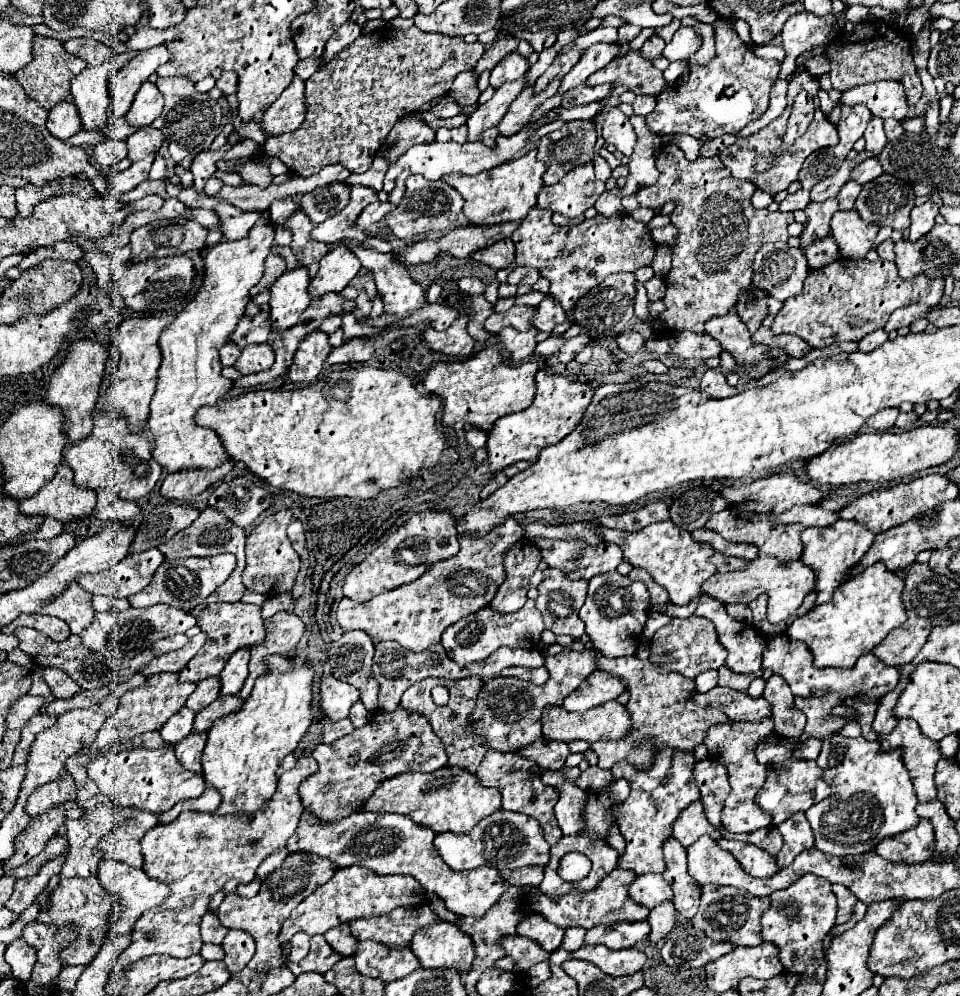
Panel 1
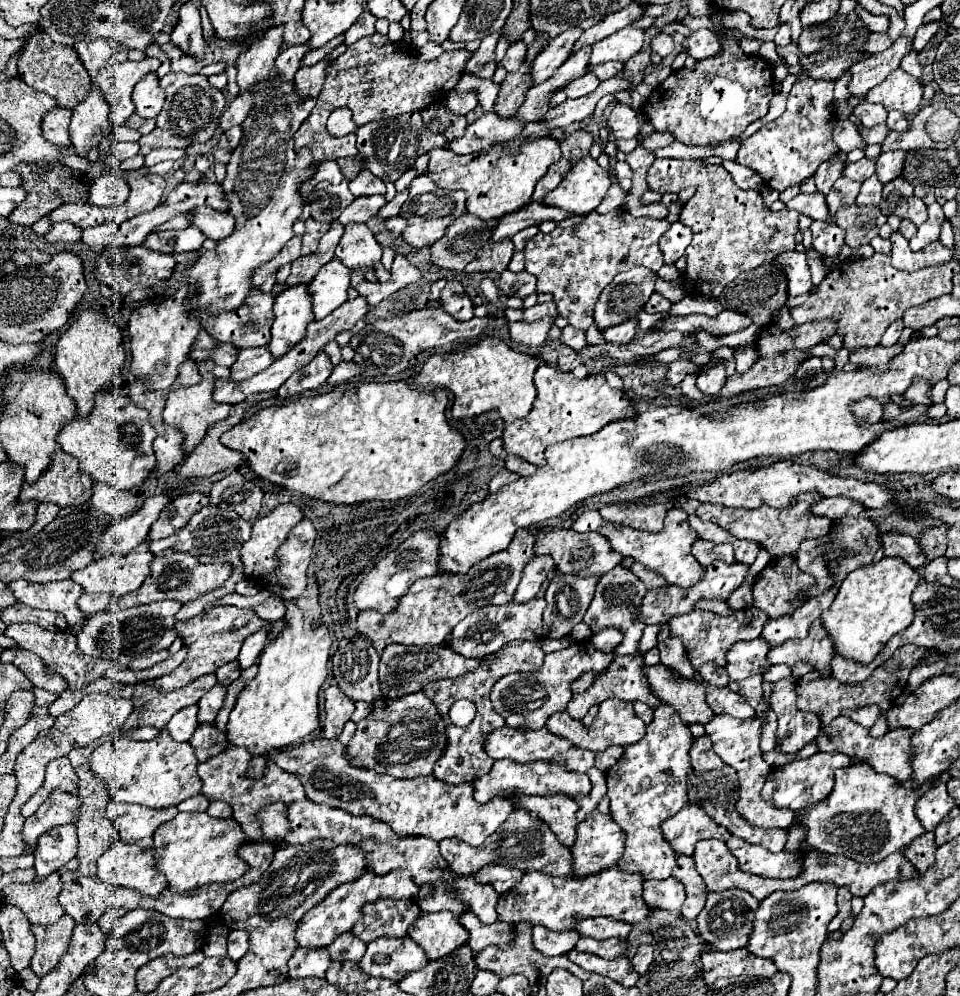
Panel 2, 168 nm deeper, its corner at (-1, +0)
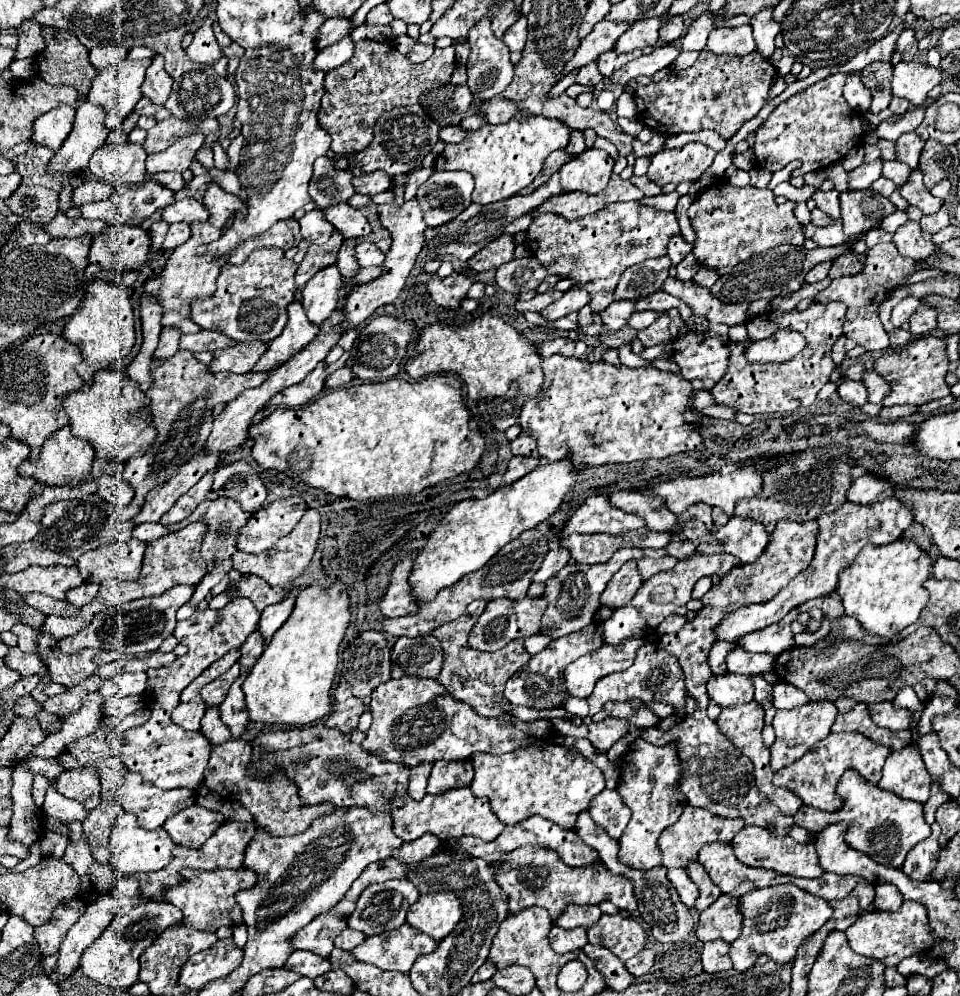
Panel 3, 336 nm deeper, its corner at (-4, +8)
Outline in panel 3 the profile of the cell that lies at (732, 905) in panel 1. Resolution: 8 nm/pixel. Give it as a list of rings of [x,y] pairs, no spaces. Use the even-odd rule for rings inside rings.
[[[722,893],[708,909],[700,913],[700,921],[696,929],[698,939],[704,943],[716,939],[724,939],[732,943],[734,939],[738,939],[744,921],[738,909],[740,909],[740,897],[730,897]]]

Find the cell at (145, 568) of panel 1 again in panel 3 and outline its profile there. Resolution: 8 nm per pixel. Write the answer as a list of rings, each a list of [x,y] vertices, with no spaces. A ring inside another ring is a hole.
[[[138,539],[112,543],[108,547],[98,547],[96,551],[84,553],[78,559],[78,569],[82,579],[88,583],[102,583],[106,579],[134,581],[140,577],[144,551],[146,545]]]

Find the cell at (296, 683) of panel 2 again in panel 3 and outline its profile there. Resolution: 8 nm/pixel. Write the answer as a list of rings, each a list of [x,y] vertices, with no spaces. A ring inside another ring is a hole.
[[[334,583],[328,591],[320,587],[300,589],[294,611],[284,623],[284,627],[270,639],[264,653],[250,669],[250,675],[242,683],[242,691],[246,695],[246,711],[250,721],[258,721],[262,725],[312,725],[318,719],[330,715],[330,687],[334,681],[336,665],[338,665],[338,645],[346,633],[350,623],[348,613],[348,595],[344,583]]]

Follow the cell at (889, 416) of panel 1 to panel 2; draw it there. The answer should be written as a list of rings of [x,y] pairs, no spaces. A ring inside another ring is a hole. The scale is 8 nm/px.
[[[863,399],[857,403],[851,403],[851,413],[865,425],[879,423],[883,417],[883,405],[877,399]]]

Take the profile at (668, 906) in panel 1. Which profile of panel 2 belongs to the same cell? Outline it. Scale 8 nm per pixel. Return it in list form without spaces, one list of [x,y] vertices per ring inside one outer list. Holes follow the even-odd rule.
[[[639,945],[637,953],[631,957],[631,967],[639,975],[645,975],[649,965],[653,963],[653,945]]]

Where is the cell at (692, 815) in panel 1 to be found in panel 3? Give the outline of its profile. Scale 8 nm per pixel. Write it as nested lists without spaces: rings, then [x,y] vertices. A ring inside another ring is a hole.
[[[686,805],[680,819],[666,827],[658,839],[660,851],[662,851],[662,865],[666,869],[674,869],[674,867],[686,867],[690,861],[696,861],[698,851],[704,843],[712,843],[712,841],[720,841],[720,843],[730,843],[736,835],[736,831],[740,831],[744,827],[742,819],[724,819],[718,815],[712,815],[710,811],[704,811],[700,807],[692,807]]]

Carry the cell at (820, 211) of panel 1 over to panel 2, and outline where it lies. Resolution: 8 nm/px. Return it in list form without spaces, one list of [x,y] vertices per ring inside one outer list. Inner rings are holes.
[[[847,177],[837,179],[837,183],[833,185],[833,191],[827,195],[827,205],[829,205],[829,213],[833,217],[833,213],[841,207],[841,205],[853,205],[855,197],[859,195],[863,181],[853,181]]]

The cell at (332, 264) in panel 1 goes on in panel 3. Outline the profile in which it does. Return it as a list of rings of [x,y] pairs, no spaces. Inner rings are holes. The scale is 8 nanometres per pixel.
[[[324,267],[320,269],[302,289],[302,305],[306,309],[306,317],[320,325],[324,319],[330,317],[330,313],[340,303],[340,287],[342,275],[338,267]]]

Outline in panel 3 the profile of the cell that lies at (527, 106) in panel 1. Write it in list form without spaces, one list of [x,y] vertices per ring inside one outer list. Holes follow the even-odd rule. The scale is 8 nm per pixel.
[[[600,21],[596,23],[596,27],[592,29],[592,33],[580,43],[580,47],[576,49],[574,57],[566,63],[562,75],[568,75],[574,69],[584,67],[590,61],[596,61],[602,53],[606,53],[608,49],[612,49],[614,41],[628,29],[630,23],[612,23],[612,21]]]

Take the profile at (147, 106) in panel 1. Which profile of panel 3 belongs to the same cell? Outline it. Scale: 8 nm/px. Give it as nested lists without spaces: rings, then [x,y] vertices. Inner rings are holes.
[[[154,55],[152,65],[146,69],[146,79],[142,83],[142,95],[154,105],[164,105],[172,89],[172,79],[164,71],[164,57]]]

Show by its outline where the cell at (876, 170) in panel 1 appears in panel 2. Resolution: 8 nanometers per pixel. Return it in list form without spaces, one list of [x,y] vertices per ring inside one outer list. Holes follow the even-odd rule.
[[[885,151],[877,161],[877,175],[881,183],[889,183],[901,175],[905,165],[905,151]]]

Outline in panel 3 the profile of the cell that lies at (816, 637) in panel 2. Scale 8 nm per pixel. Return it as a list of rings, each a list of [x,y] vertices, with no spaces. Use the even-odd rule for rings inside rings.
[[[830,593],[828,597],[824,597],[824,599],[820,601],[820,609],[822,609],[822,613],[824,613],[824,617],[826,617],[828,621],[834,621],[834,619],[838,619],[838,617],[844,615],[844,609],[842,609],[842,605],[840,605],[840,599],[838,599],[834,593]]]

